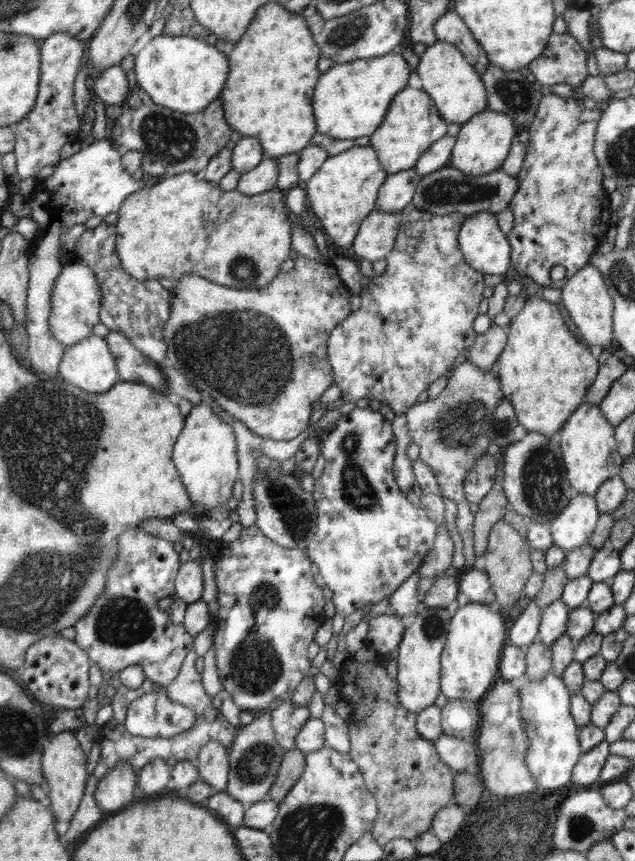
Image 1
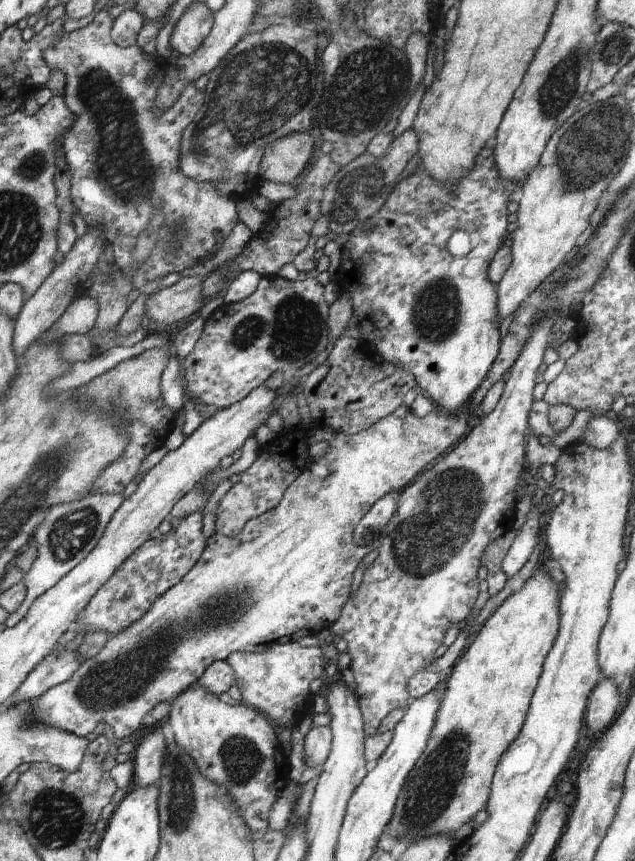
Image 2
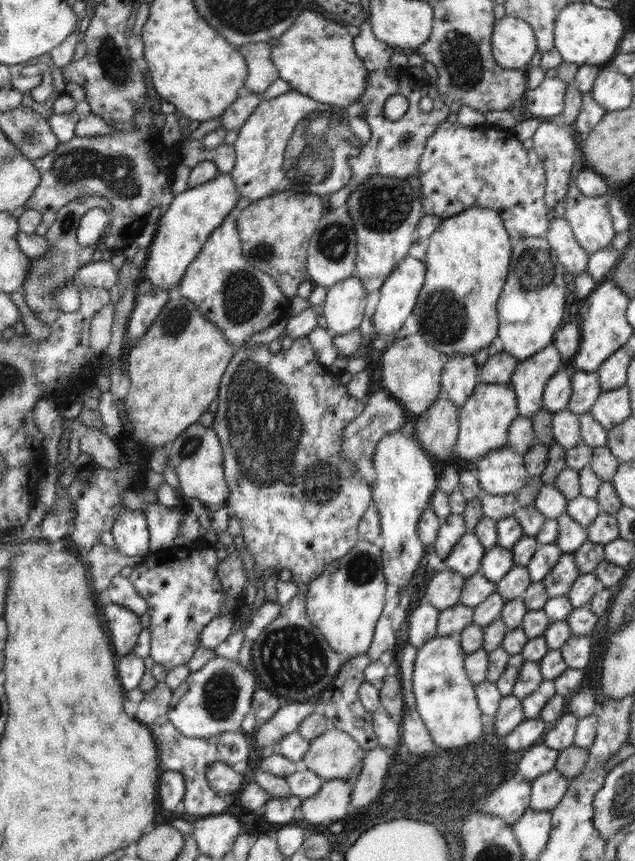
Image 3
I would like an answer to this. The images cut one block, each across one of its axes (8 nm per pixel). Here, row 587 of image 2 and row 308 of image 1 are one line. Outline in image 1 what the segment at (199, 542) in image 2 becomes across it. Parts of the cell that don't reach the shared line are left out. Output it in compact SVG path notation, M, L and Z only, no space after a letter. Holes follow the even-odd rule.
M104 222L86 230L76 242L72 254L76 260L90 267L98 277L98 287L102 289L100 322L110 331L127 336L139 352L160 364L168 353L168 343L162 340L162 328L170 318L170 288L163 281L138 280L126 273L116 253L116 238L118 229Z

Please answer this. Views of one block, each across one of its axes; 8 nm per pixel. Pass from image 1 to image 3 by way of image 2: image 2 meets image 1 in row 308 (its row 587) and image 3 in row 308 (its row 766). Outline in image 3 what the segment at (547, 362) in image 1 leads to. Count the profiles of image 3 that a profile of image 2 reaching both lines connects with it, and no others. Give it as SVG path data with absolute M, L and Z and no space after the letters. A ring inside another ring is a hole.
M466 208L466 210L460 212L460 214L444 217L438 227L430 235L428 248L425 252L426 257L423 261L426 265L425 281L418 293L418 300L416 304L414 304L412 316L414 316L414 320L418 322L419 335L443 356L474 356L476 352L479 352L483 348L488 348L490 343L498 336L497 302L502 289L505 287L506 277L510 270L509 264L513 249L511 241L512 238L506 228L504 228L502 220L498 217L498 212L494 212L494 210L490 210L490 208Z

